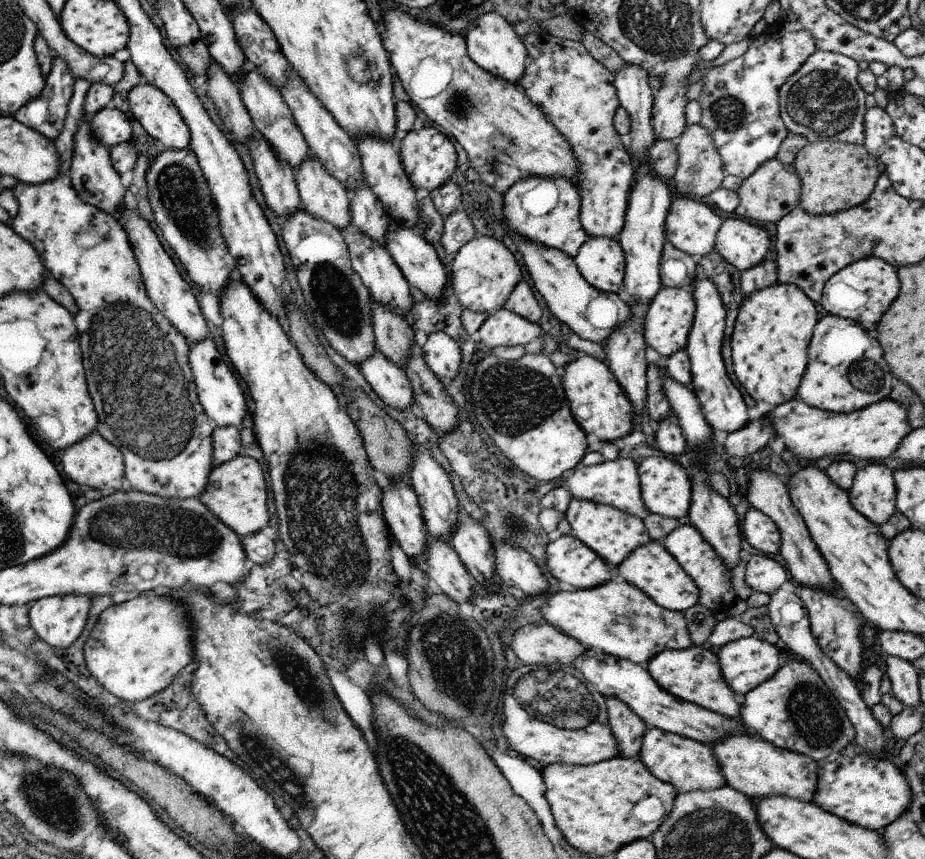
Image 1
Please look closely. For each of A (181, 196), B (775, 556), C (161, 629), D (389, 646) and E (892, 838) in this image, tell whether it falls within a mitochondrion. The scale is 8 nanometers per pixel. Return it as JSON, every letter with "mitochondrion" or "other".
{"A":"mitochondrion","B":"other","C":"other","D":"other","E":"other"}

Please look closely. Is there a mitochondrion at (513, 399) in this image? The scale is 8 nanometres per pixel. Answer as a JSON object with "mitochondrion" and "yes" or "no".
{"mitochondrion":"yes"}

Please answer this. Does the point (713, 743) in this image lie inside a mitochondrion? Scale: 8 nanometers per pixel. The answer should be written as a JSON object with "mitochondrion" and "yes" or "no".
{"mitochondrion":"no"}

